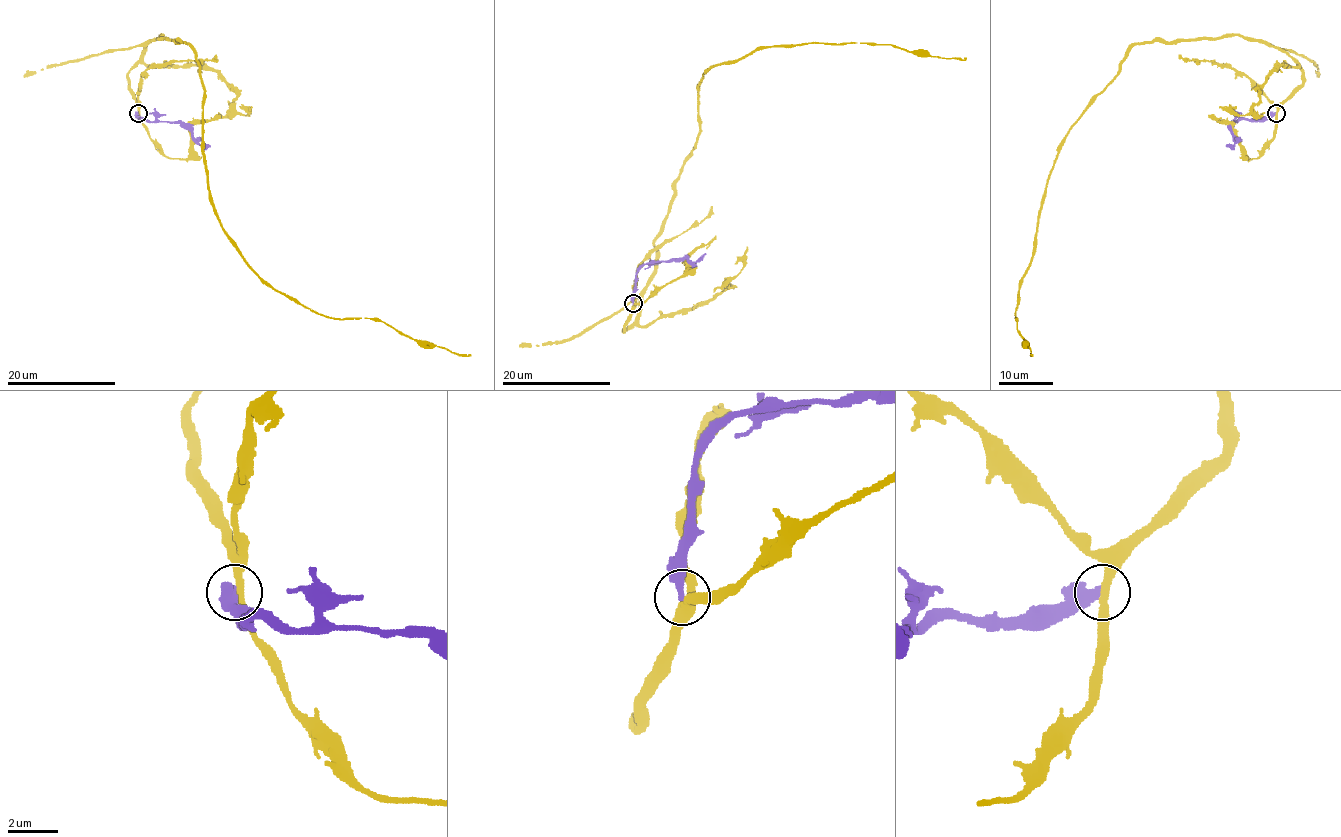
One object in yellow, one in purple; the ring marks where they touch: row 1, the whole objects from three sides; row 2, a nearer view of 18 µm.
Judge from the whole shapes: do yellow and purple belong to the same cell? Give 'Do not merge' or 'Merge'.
Do not merge

